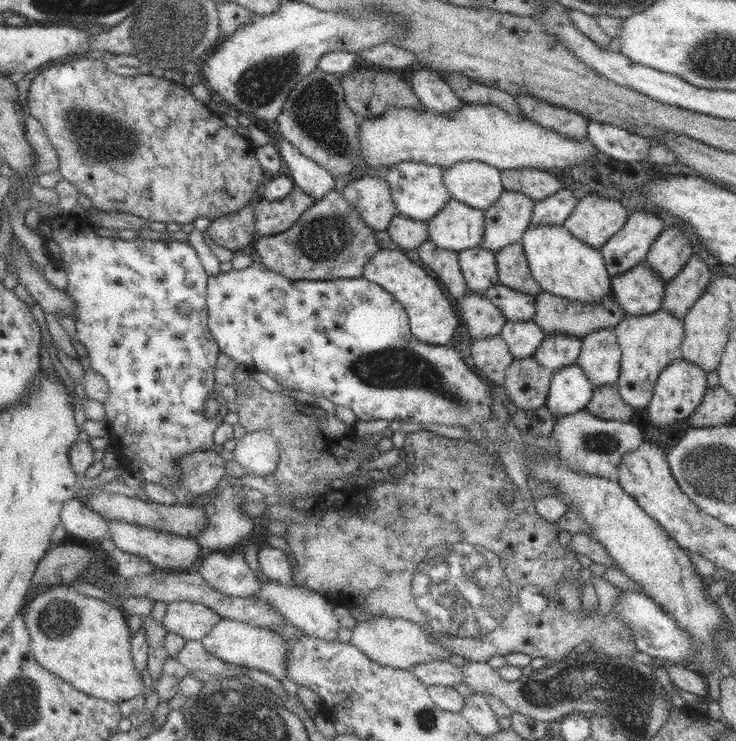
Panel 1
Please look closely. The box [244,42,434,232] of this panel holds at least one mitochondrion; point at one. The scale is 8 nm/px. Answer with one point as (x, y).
(315, 109)

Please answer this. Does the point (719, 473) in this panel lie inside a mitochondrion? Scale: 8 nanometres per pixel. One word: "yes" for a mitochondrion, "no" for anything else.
yes

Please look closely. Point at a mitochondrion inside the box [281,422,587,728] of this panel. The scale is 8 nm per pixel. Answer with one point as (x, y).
(450, 581)

